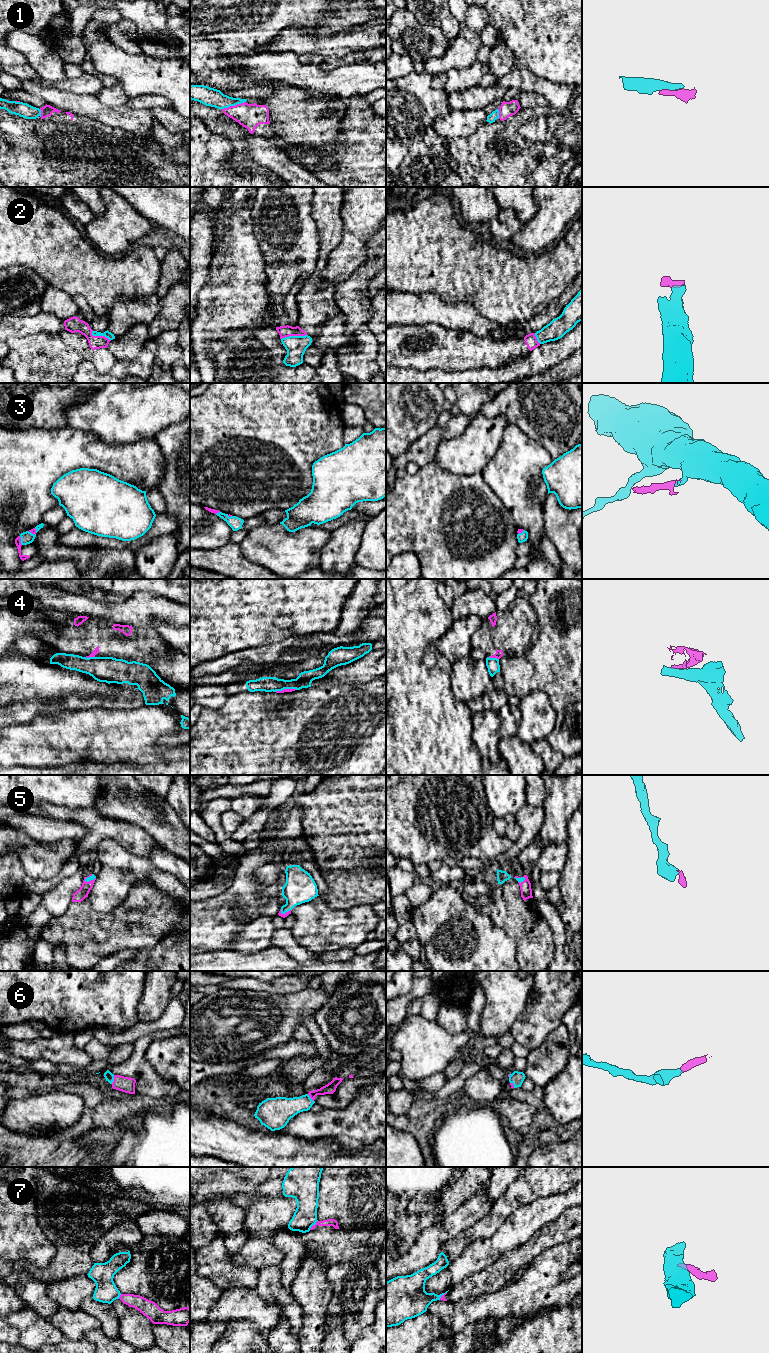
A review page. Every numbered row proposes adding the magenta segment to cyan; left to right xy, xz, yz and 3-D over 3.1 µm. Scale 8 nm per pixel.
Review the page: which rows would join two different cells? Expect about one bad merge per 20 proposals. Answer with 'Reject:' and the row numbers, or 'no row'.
Reject: 4, 7

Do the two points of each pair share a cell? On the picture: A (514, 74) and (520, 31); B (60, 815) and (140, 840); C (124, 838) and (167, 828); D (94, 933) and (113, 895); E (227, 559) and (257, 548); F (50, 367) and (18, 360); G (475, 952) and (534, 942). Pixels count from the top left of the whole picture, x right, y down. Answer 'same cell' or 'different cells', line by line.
A: different cells
B: same cell
C: different cells
D: different cells
E: different cells
F: same cell
G: different cells

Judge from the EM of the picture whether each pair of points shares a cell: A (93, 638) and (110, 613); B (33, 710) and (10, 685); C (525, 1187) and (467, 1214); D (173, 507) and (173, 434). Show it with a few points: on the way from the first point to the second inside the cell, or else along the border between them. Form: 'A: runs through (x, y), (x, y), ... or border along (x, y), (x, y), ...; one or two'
A: border along (82, 615), (128, 625); two
B: border along (36, 700), (14, 701), (10, 704); two
C: border along (493, 1203), (491, 1208), (477, 1221); two
D: runs through (174, 489), (174, 452); one

